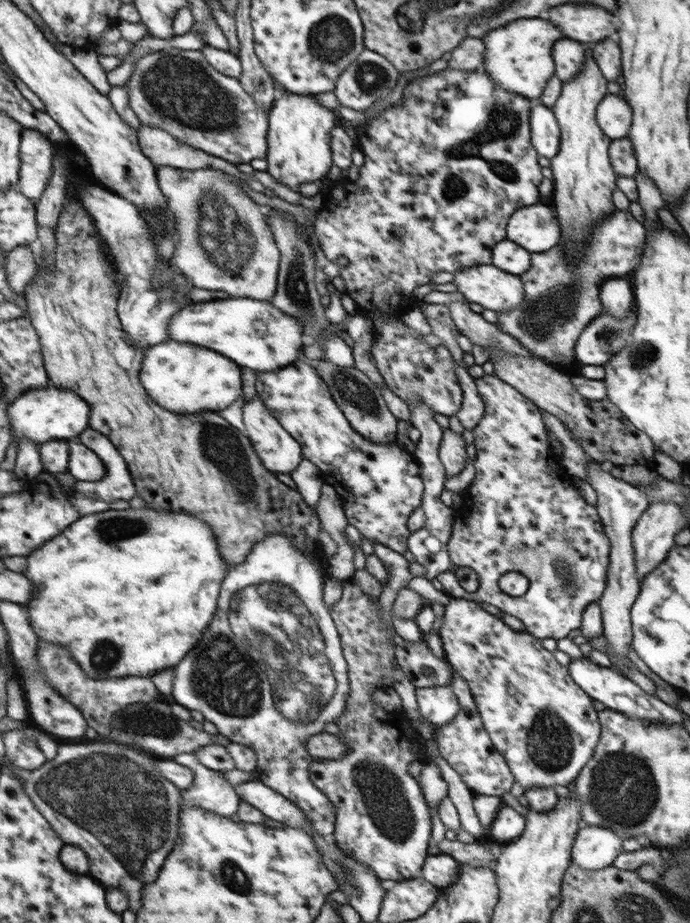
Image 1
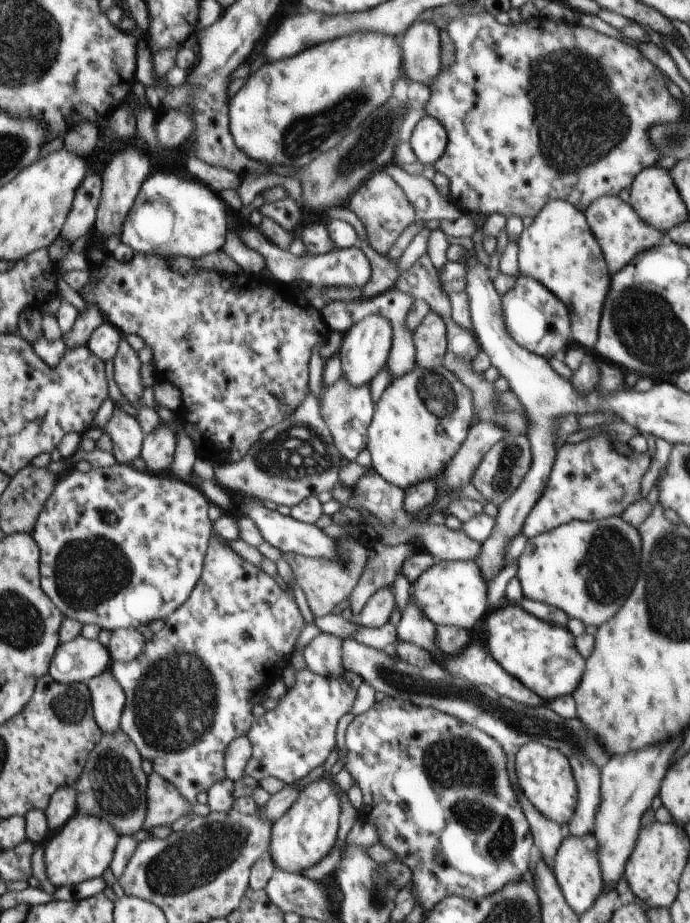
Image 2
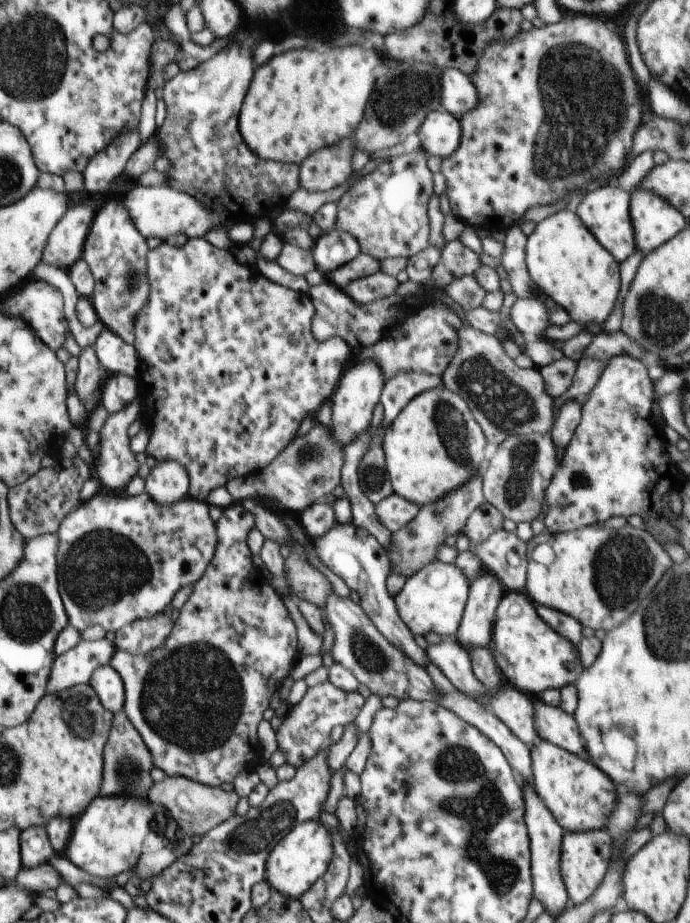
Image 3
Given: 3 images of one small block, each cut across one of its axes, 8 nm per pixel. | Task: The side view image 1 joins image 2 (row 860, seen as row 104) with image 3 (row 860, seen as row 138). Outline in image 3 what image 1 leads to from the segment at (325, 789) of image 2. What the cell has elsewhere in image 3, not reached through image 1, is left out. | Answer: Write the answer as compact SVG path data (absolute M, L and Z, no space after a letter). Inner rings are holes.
M318 819L297 824L270 851L267 876L272 890L276 889L285 897L299 899L328 870L333 857L333 842L328 829Z

